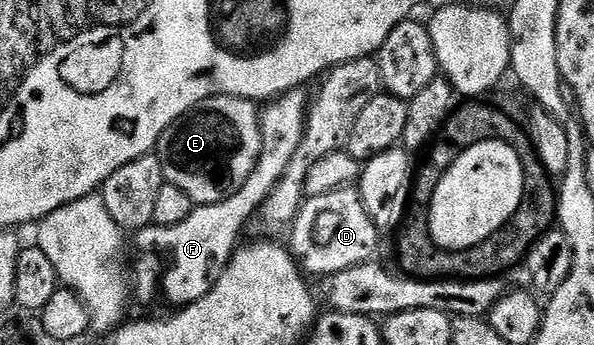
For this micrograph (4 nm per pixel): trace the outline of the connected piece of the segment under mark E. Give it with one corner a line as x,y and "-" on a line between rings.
246,97
206,99
166,127
154,152
162,163
165,182
186,191
193,206
223,201
246,183
258,161
260,117
257,102

